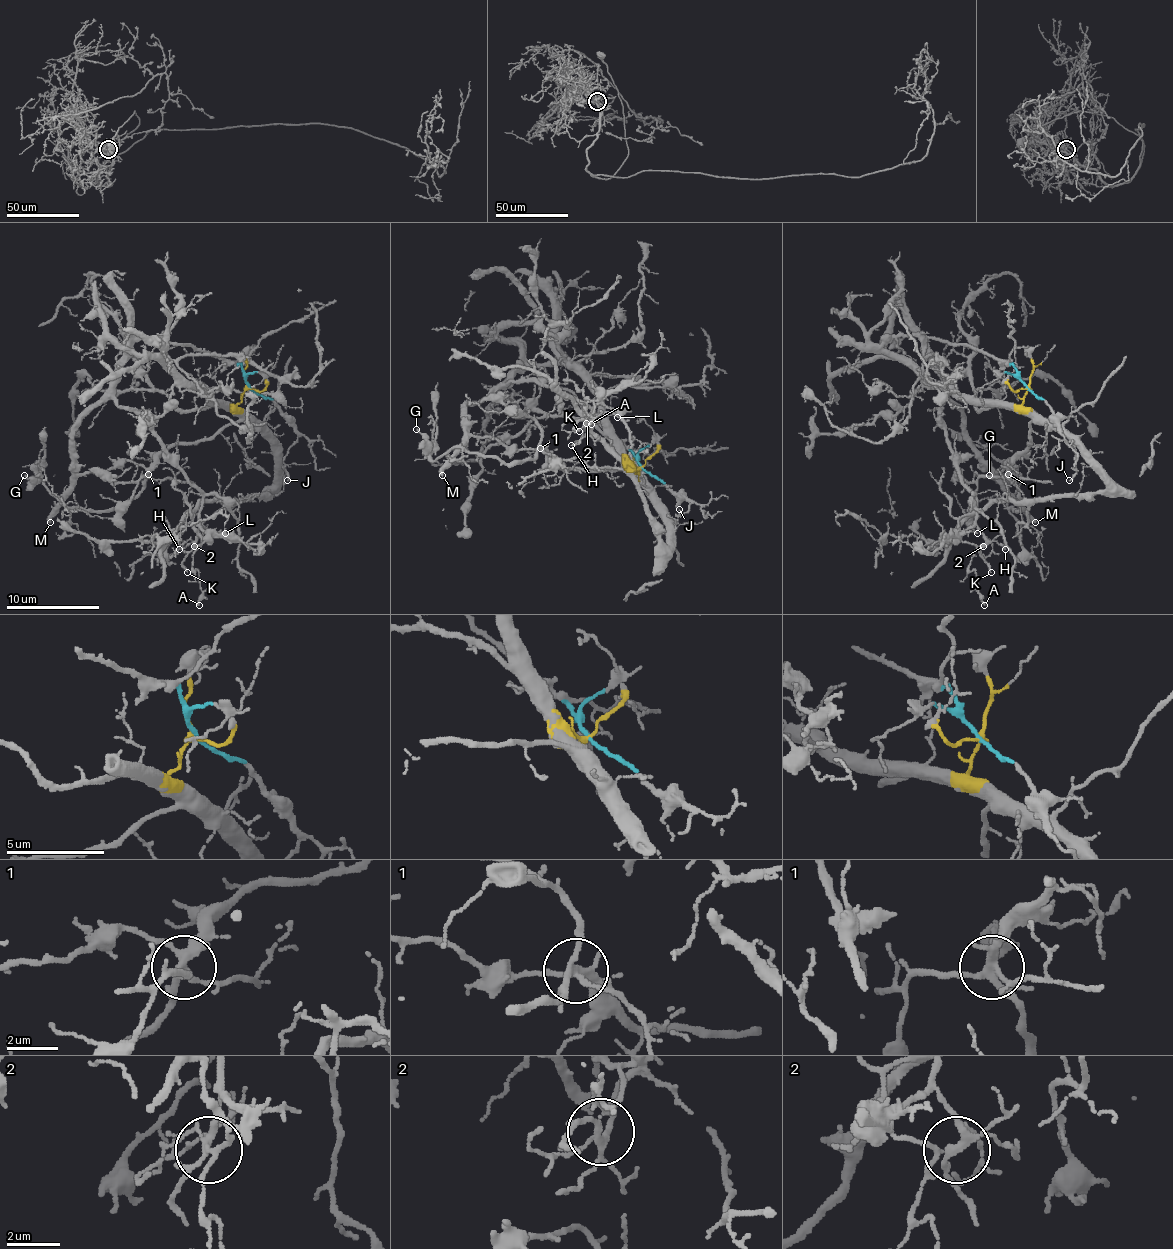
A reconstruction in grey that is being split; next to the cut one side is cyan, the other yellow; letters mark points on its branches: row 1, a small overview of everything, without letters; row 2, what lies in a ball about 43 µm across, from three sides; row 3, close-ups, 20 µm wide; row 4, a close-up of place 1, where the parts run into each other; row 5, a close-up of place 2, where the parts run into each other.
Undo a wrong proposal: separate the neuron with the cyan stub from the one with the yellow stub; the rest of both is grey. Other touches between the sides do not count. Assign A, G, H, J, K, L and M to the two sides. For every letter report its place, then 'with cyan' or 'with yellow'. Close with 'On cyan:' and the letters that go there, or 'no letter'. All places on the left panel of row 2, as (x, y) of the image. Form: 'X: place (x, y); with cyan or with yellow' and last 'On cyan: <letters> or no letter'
A: place (199, 605); with yellow
G: place (24, 475); with yellow
H: place (179, 549); with cyan
J: place (287, 480); with cyan
K: place (187, 572); with cyan
L: place (225, 533); with cyan
M: place (50, 522); with cyan
On cyan: H, J, K, L, M

